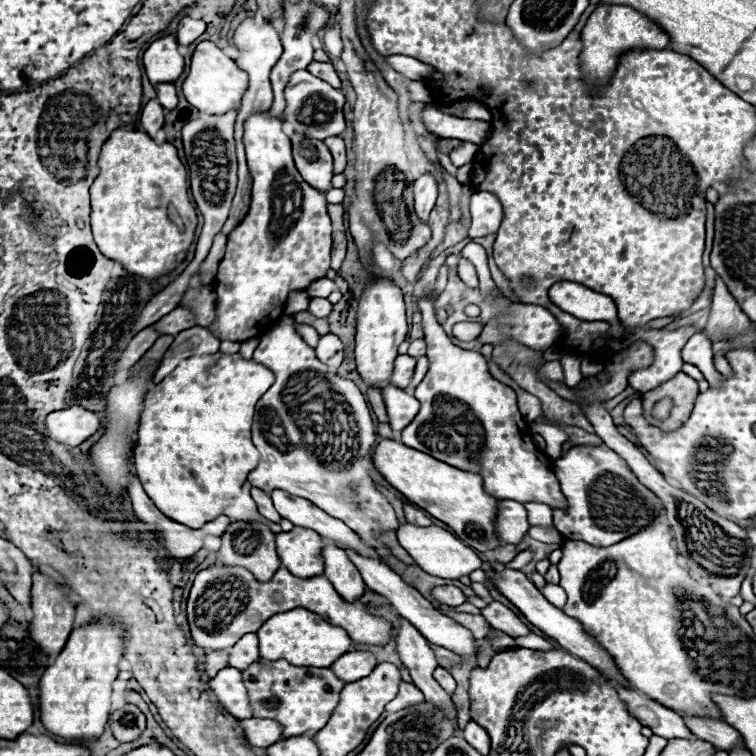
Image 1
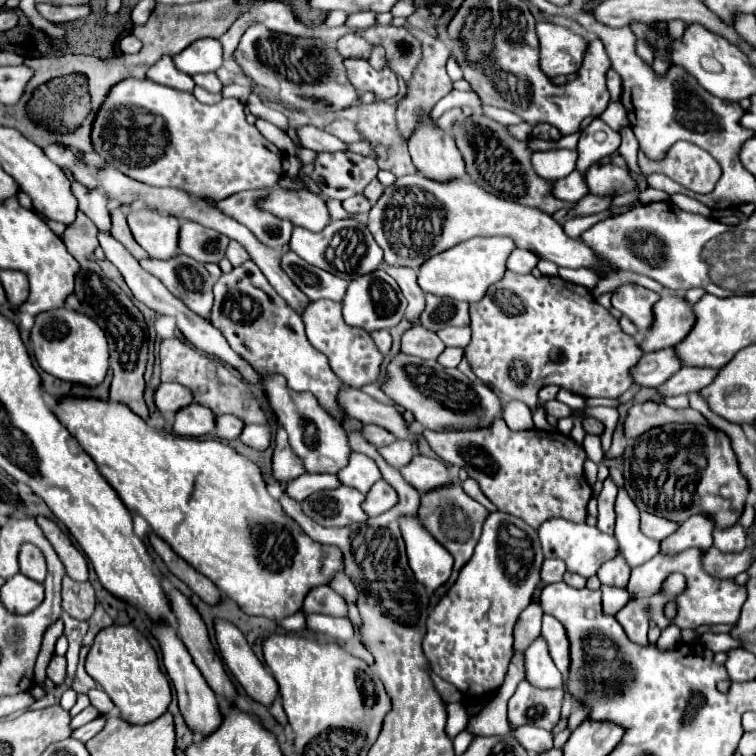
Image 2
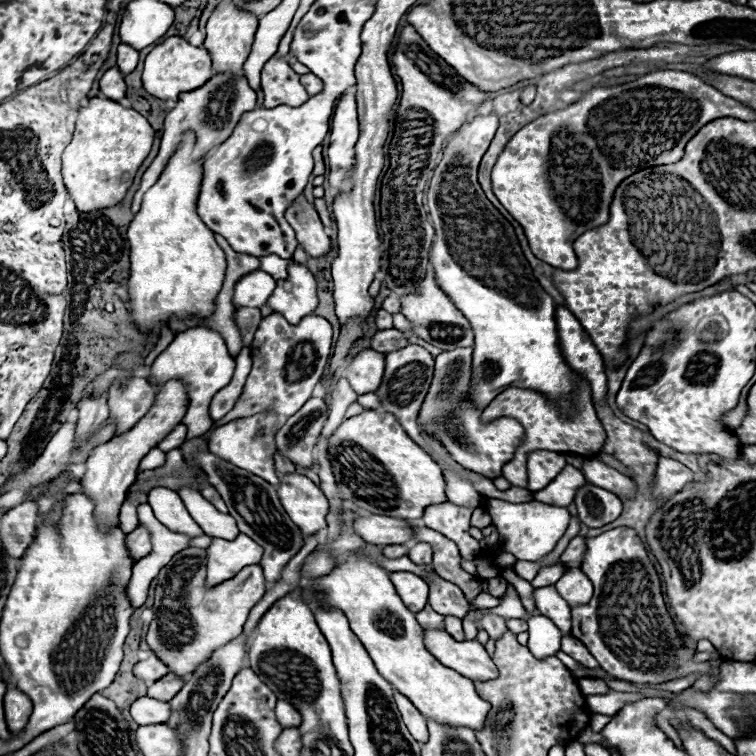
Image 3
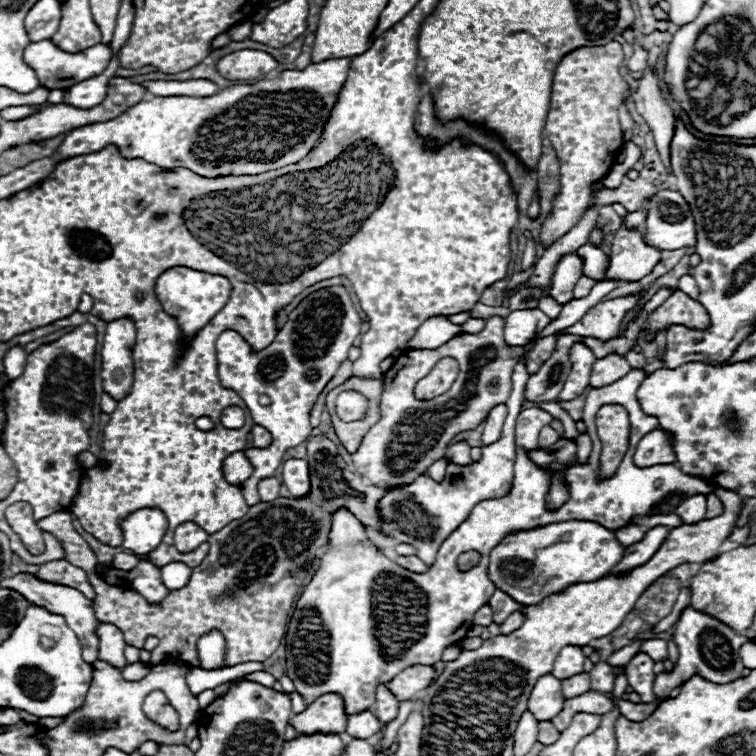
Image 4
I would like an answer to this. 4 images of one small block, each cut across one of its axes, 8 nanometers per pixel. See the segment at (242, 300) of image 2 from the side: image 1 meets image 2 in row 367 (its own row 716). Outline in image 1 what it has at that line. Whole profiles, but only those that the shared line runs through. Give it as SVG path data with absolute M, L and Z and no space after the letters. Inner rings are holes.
M256 660L242 670L242 682L248 692L252 716L280 720L280 726L284 726L284 740L306 734L308 730L318 732L328 722L344 688L344 682L338 680L330 668L298 668L286 660Z

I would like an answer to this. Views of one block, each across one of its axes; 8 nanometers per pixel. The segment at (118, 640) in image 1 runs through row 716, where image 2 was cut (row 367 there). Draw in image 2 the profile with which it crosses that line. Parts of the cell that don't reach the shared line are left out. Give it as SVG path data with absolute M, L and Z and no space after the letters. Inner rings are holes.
M56 308L38 314L30 340L34 344L38 366L60 380L98 386L108 372L108 342L102 328L76 310Z

